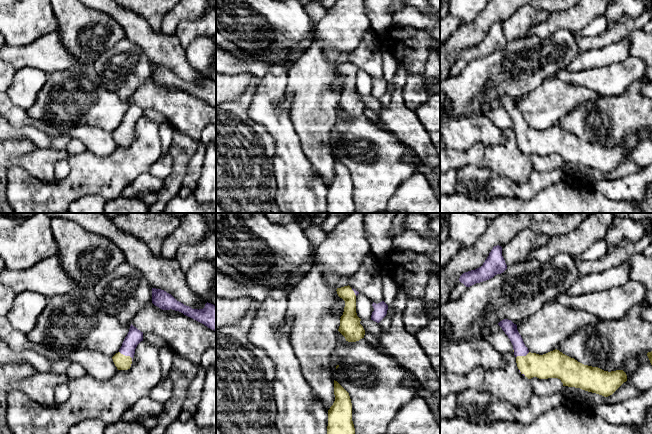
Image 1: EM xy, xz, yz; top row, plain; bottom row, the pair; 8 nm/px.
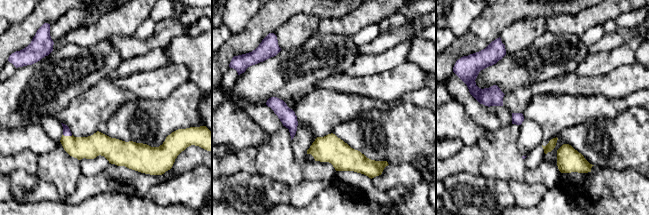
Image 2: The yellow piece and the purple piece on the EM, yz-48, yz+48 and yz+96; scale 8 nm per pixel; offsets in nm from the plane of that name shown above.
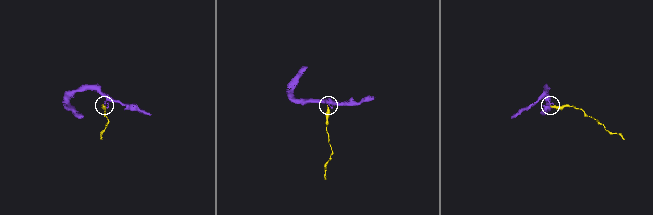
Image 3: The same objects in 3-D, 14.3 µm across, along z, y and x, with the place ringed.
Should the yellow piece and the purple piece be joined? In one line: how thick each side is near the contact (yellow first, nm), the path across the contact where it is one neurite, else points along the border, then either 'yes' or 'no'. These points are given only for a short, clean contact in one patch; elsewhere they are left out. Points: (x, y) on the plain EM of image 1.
calibres 120 and 120 nm; way xy (122, 138), (126, 132), (128, 122), (134, 113); yes

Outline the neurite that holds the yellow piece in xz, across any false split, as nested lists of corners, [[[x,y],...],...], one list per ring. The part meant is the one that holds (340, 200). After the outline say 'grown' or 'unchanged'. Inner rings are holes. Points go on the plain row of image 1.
[[[334,156],[335,177],[328,186],[328,213],[354,213],[352,179],[349,169]]]; unchanged

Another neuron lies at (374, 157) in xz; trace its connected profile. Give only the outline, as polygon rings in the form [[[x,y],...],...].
[[[338,107],[330,141],[333,157],[337,157],[349,169],[351,175],[354,213],[383,212],[396,188],[415,172],[426,177],[440,201],[440,165],[433,168],[424,164],[412,149],[370,122],[364,114],[348,118]]]

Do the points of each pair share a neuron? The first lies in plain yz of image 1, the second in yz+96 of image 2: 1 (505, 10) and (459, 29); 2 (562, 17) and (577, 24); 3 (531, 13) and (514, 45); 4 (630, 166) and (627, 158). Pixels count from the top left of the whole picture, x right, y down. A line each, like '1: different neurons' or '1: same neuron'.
1: different neurons
2: same neuron
3: same neuron
4: different neurons

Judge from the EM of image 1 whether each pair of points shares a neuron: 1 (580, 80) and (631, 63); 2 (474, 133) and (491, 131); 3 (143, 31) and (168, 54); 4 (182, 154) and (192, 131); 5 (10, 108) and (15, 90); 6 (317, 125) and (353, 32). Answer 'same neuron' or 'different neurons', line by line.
1: same neuron
2: same neuron
3: same neuron
4: different neurons
5: different neurons
6: same neuron

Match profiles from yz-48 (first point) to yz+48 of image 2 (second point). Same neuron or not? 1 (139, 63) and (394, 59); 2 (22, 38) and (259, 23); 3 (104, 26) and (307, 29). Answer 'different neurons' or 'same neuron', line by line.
1: same neuron
2: same neuron
3: different neurons

